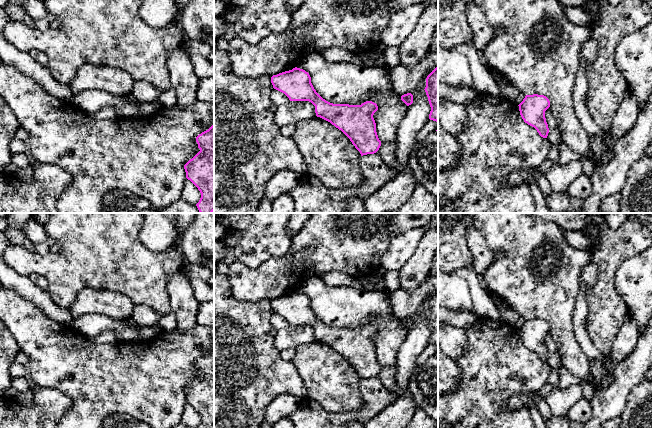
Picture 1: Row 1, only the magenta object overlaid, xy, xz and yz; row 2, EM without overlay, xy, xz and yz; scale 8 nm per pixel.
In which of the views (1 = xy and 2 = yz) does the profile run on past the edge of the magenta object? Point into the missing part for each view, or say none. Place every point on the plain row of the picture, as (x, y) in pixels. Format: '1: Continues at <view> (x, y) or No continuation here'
1: No continuation here
2: No continuation here

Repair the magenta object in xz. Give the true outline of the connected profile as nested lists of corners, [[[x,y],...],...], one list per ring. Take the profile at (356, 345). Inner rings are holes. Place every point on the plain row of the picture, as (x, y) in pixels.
[[[300,292],[273,299],[271,301],[273,312],[284,317],[290,325],[309,325],[315,330],[315,337],[336,352],[341,354],[352,366],[355,372],[360,376],[361,380],[376,377],[381,365],[376,356],[376,347],[373,342],[374,337],[378,334],[376,327],[366,325],[361,329],[349,328],[333,328],[323,323],[314,313],[311,307],[311,301],[308,296]]]

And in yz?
[[[526,319],[518,330],[524,346],[534,351],[541,361],[547,362],[549,352],[545,335],[550,331],[549,323],[544,319]]]

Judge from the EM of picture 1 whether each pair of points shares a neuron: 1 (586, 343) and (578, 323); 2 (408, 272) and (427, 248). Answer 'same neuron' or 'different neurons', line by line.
1: same neuron
2: same neuron

